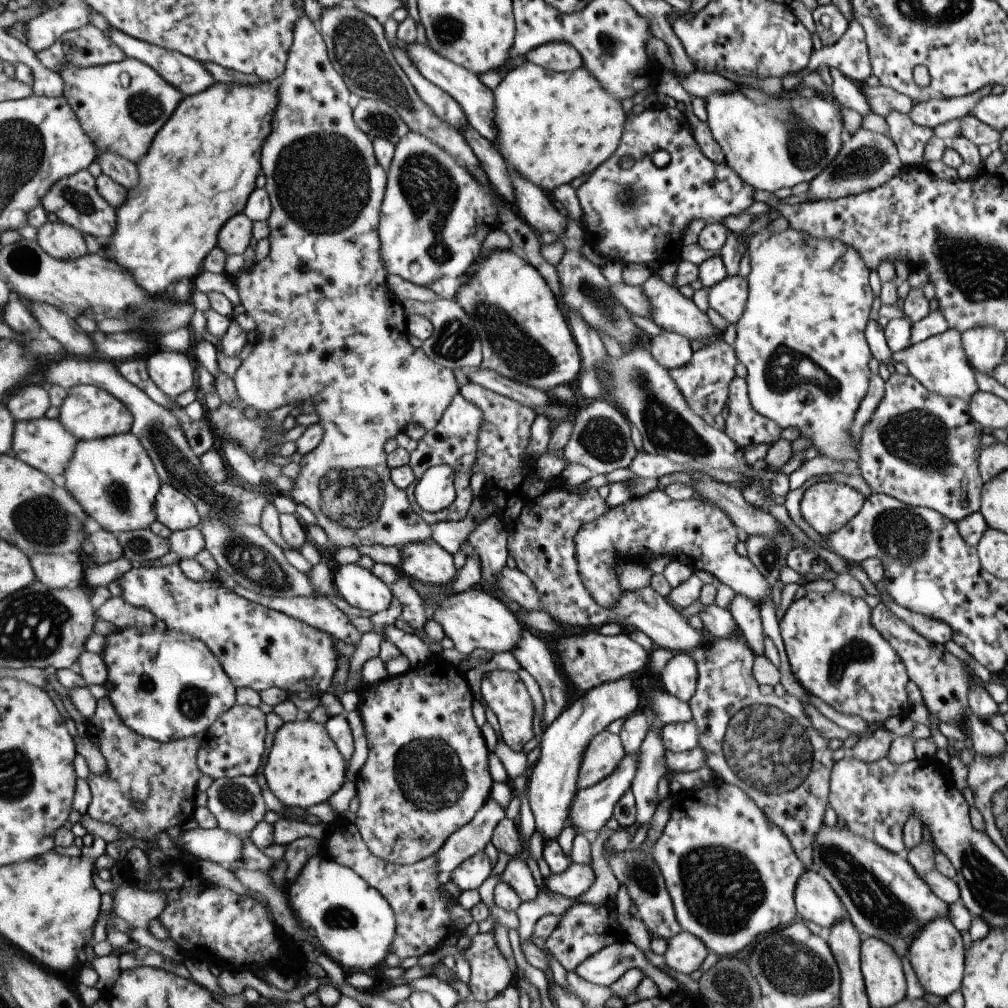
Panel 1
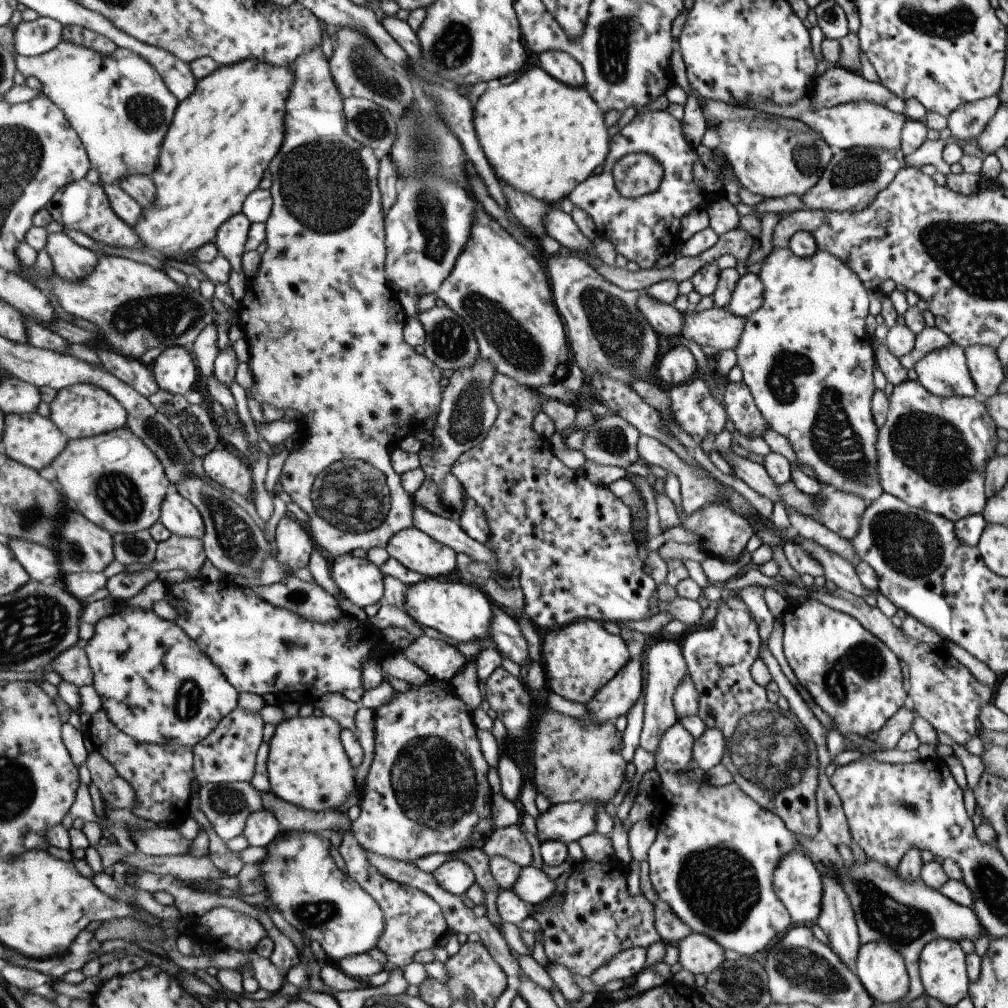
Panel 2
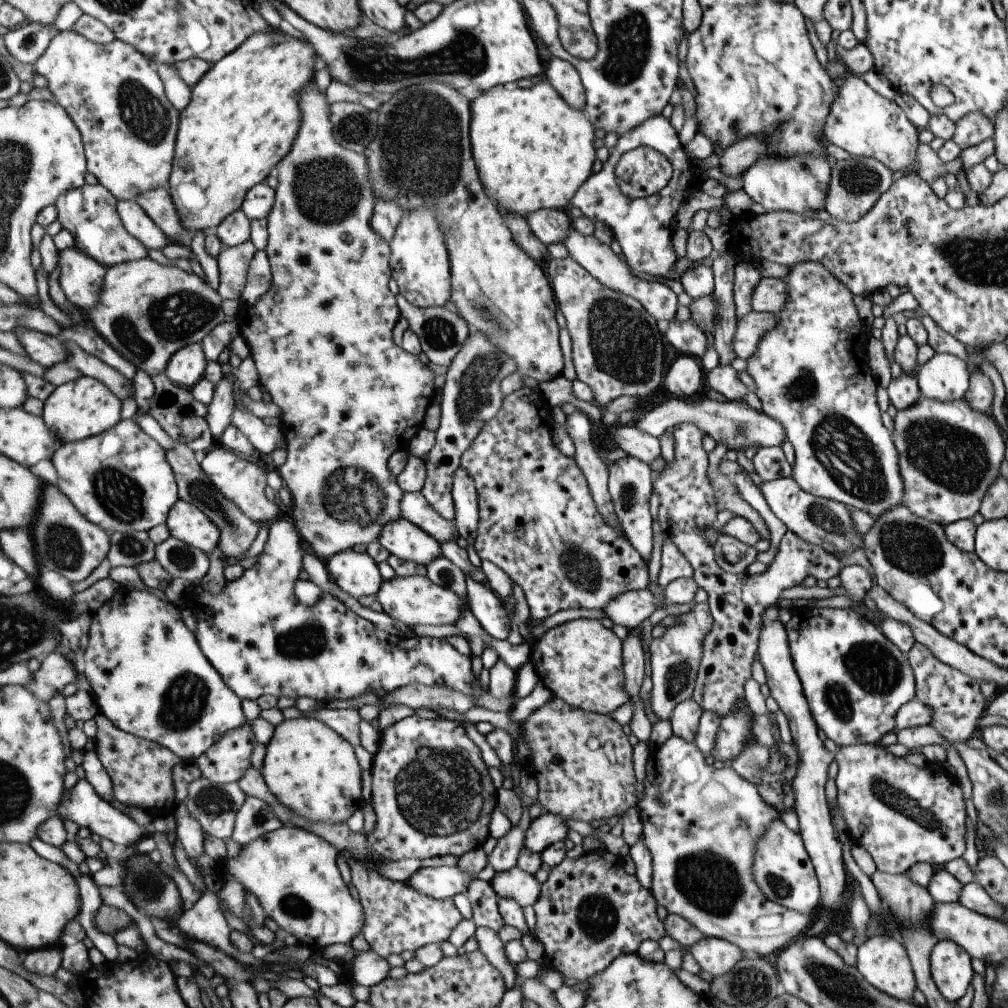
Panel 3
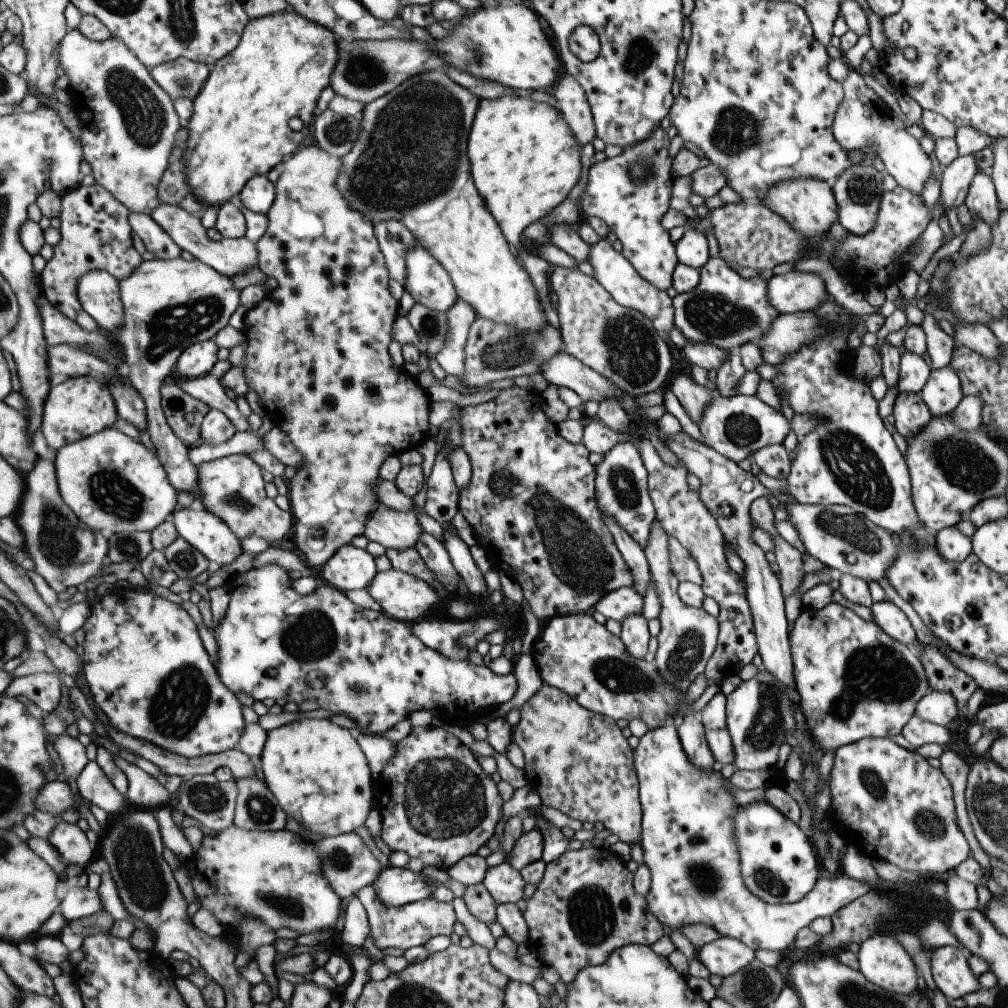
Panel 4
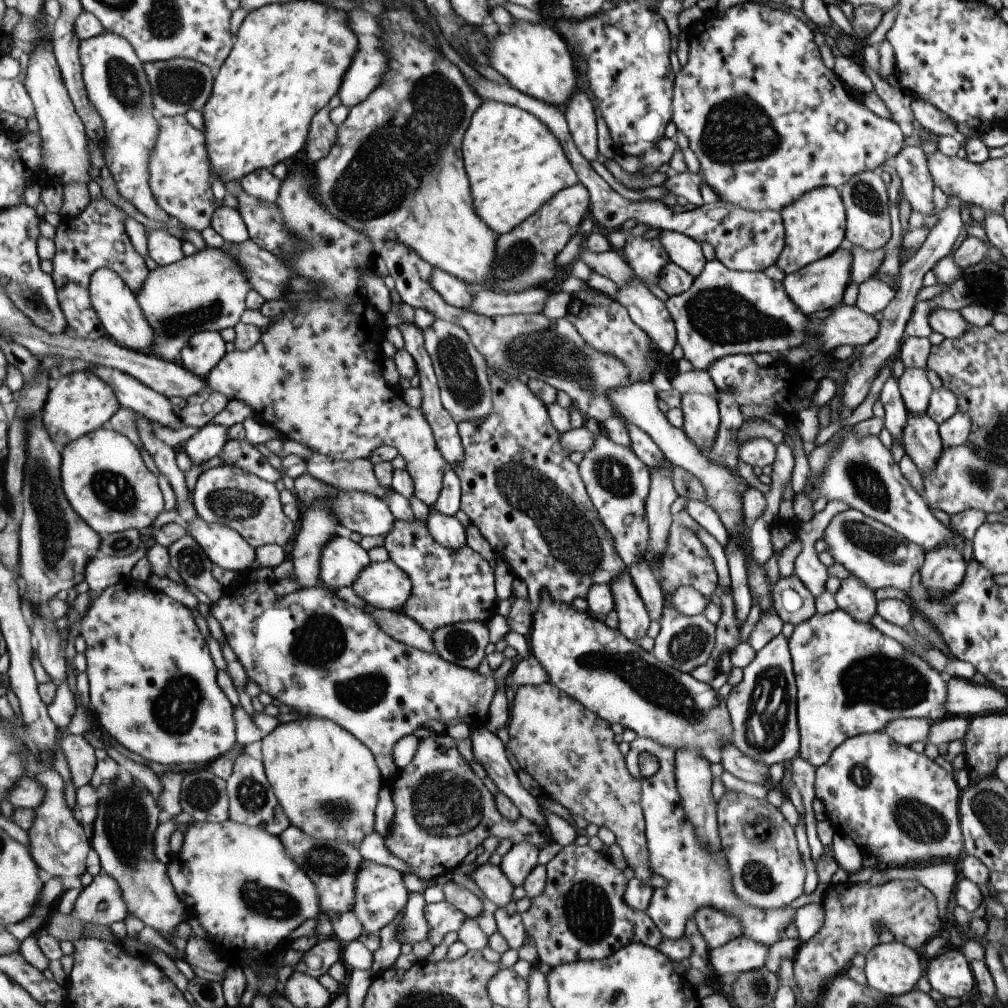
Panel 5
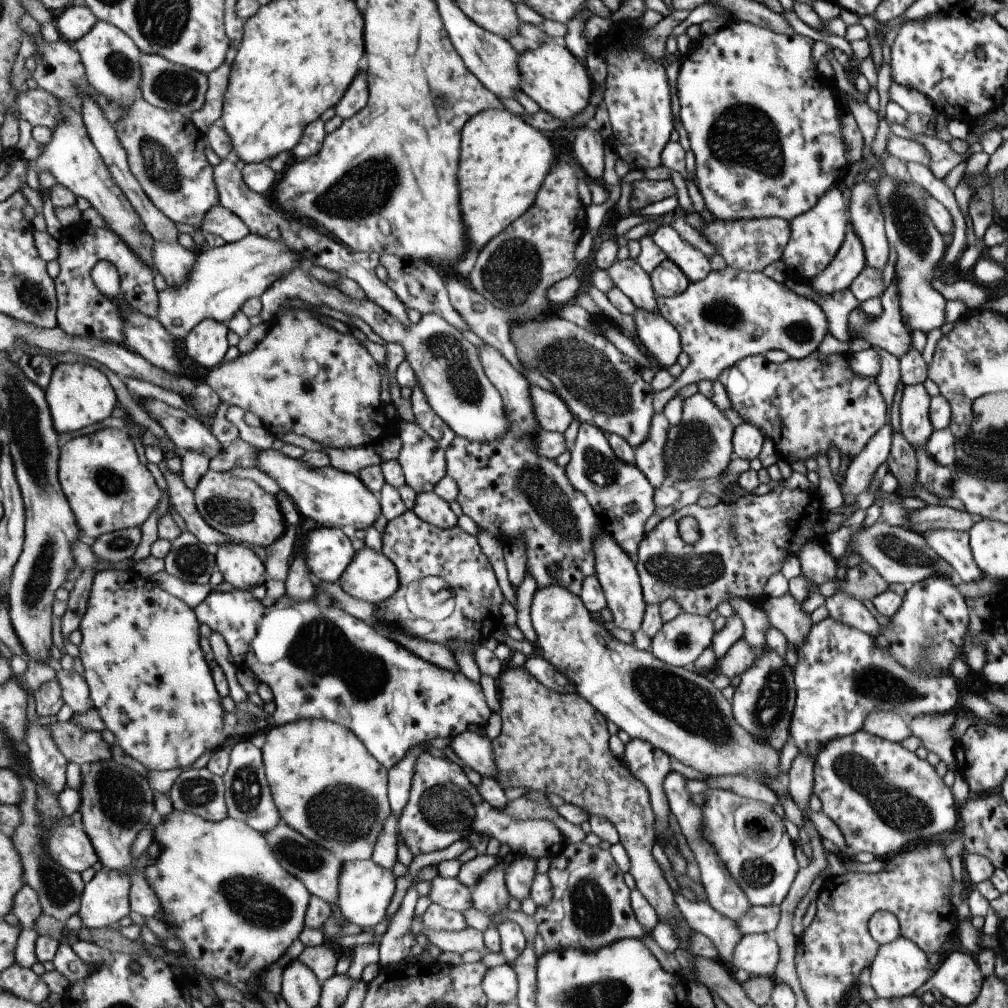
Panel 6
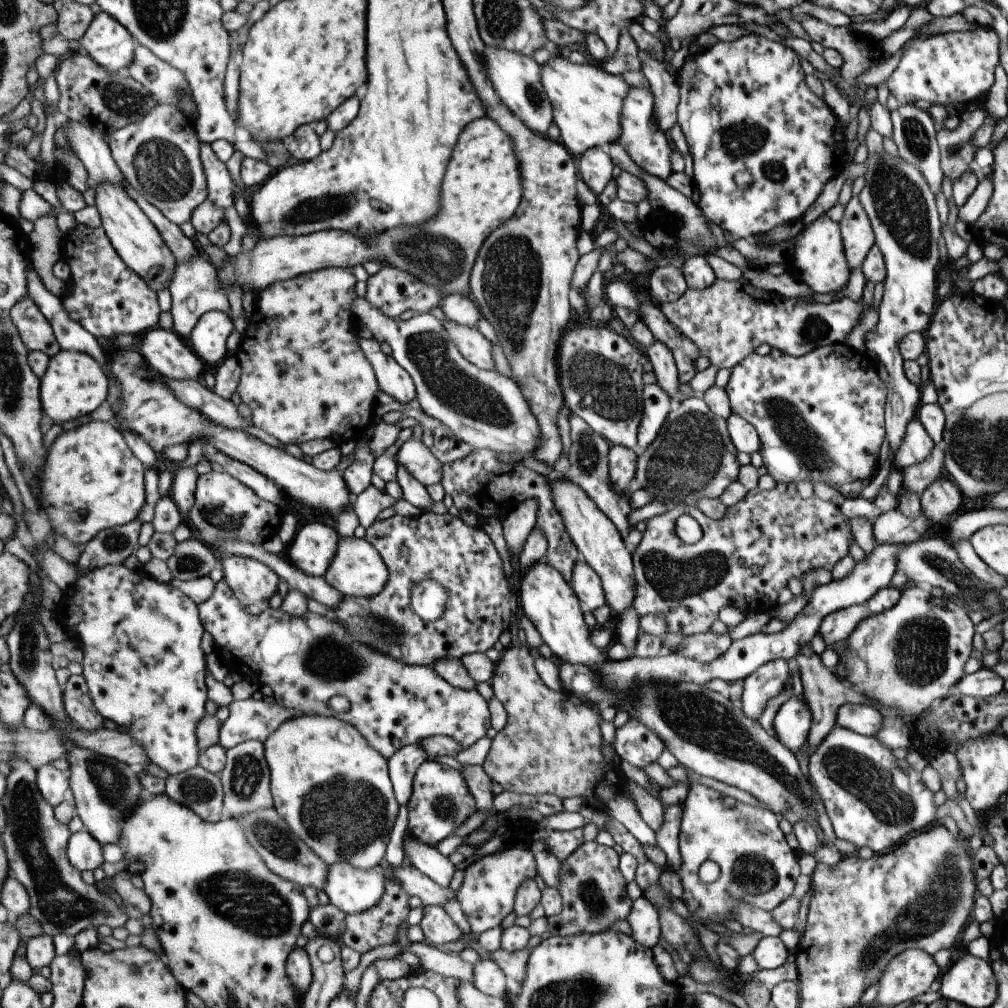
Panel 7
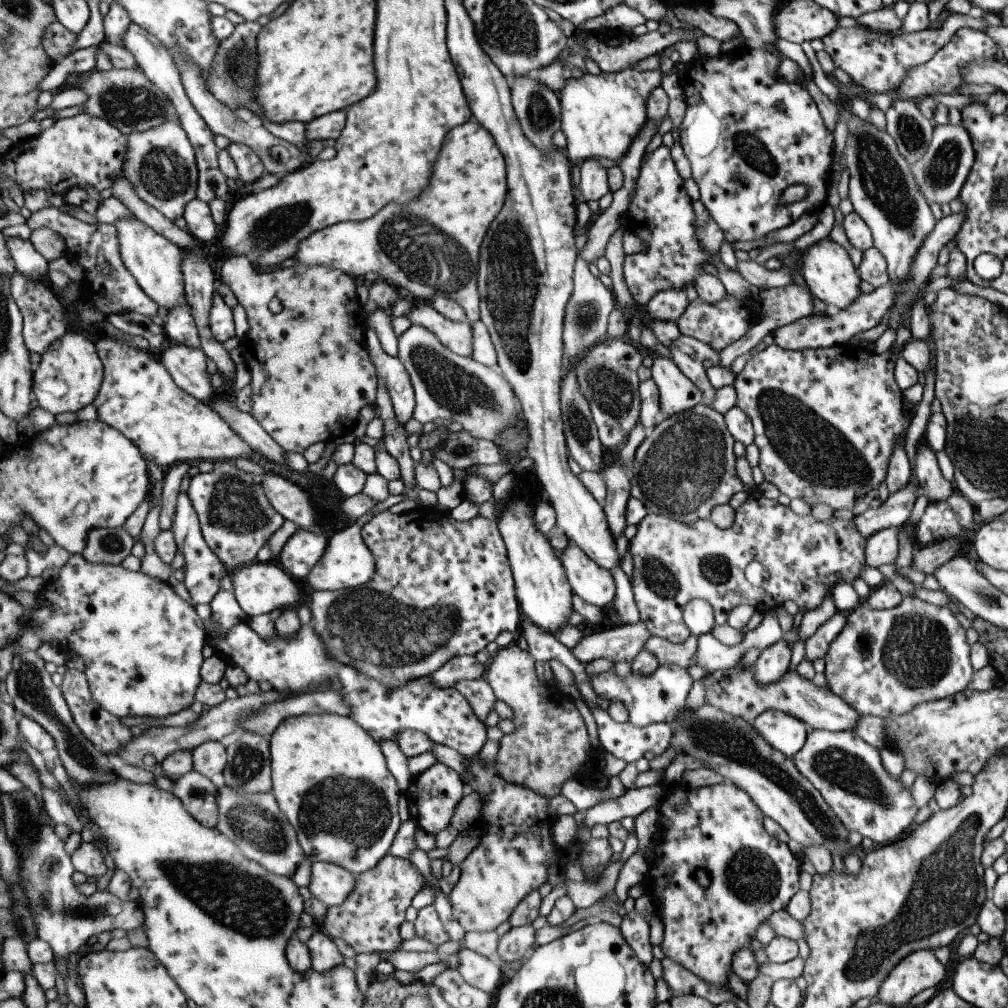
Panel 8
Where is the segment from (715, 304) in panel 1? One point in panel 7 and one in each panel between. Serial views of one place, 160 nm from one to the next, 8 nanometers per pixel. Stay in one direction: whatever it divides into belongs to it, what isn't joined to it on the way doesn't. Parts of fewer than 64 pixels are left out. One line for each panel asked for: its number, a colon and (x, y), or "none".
2: (747, 296)
3: (769, 296)
4: (795, 291)
5: (818, 286)
6: (848, 261)
7: (857, 236)

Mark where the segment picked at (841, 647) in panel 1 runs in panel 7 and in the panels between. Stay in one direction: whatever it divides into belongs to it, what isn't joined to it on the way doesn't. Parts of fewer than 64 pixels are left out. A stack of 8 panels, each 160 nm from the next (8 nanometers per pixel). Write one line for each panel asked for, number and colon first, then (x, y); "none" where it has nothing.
2: (854, 678)
3: (853, 679)
4: (852, 681)
5: (850, 679)
6: (840, 676)
7: (791, 722)

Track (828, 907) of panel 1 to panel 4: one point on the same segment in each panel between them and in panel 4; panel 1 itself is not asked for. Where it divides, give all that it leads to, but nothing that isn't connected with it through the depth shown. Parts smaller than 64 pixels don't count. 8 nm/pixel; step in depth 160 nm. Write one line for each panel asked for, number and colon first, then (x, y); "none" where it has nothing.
2: (795, 880)
3: (782, 870)
4: (777, 864)

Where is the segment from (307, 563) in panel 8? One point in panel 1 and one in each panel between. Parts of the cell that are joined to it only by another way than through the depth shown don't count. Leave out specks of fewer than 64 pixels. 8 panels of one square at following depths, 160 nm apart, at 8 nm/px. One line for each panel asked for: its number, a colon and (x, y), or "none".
1: (359, 586)
2: (362, 582)
3: (359, 574)
4: (350, 568)
5: (343, 560)
6: (329, 551)
7: (314, 547)

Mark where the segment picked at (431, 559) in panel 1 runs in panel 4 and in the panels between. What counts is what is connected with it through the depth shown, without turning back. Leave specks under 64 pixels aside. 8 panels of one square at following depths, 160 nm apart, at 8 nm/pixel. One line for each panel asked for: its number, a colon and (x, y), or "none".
2: (414, 548)
3: (401, 537)
4: (394, 529)

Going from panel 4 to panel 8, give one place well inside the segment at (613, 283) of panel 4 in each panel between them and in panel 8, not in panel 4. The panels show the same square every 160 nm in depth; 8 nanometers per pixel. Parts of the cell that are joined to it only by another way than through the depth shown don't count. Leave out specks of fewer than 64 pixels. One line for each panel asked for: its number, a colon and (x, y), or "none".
5: (649, 313)
6: (660, 339)
7: (663, 367)
8: (676, 393)

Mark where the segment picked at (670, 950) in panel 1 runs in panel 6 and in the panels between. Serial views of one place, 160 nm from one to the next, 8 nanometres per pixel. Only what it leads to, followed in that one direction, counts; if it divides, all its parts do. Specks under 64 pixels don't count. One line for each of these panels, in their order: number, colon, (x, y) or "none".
2: (699, 954)
3: (716, 956)
4: (723, 956)
5: (741, 954)
6: (757, 953)

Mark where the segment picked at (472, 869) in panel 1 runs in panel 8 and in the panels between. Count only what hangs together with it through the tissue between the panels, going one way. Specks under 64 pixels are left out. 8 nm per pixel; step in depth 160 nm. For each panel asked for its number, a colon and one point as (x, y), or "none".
2: (455, 876)
3: (444, 882)
4: (397, 887)
5: (380, 892)
6: (366, 888)
7: (352, 890)
8: (332, 884)

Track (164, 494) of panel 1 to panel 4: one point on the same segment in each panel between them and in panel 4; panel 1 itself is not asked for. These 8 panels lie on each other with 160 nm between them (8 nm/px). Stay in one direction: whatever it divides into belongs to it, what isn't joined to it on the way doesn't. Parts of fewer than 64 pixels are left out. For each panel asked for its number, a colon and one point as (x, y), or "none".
2: (179, 515)
3: (188, 523)
4: (206, 531)

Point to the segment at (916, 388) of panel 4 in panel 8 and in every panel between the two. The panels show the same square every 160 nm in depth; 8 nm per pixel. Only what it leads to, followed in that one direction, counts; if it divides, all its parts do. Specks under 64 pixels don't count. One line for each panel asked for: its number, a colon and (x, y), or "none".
5: (914, 388)
6: (914, 425)
7: (915, 446)
8: (931, 484)

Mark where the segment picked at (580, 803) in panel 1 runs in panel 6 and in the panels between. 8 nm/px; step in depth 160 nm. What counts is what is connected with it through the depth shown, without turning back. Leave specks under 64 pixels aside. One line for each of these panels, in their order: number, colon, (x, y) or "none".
2: (566, 822)
3: (550, 828)
4: (530, 848)
5: (521, 860)
6: (521, 877)

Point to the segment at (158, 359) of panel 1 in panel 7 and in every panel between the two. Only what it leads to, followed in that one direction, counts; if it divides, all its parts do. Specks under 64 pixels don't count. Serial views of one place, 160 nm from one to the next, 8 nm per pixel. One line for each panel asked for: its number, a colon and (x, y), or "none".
2: (175, 369)
3: (187, 367)
4: (198, 360)
5: (204, 351)
6: (207, 343)
7: (209, 338)

